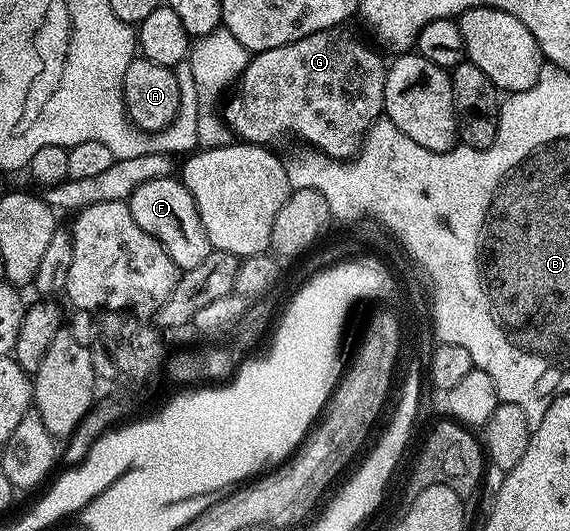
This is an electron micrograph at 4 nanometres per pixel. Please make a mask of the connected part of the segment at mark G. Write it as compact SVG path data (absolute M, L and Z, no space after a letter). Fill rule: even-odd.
M336 29L320 30L311 36L303 36L303 40L295 40L291 44L283 44L279 48L271 48L270 50L258 50L250 57L247 68L241 73L239 81L236 83L235 91L237 96L233 103L230 104L227 112L225 111L225 119L236 134L238 139L254 144L273 144L276 138L281 138L284 134L295 134L299 138L303 138L310 147L321 151L324 154L330 154L333 158L342 160L352 157L363 141L363 137L369 127L373 125L375 119L382 117L385 108L385 75L387 73L387 62L384 62L378 51L372 45L364 46L357 38L352 38L349 34L337 34Z

